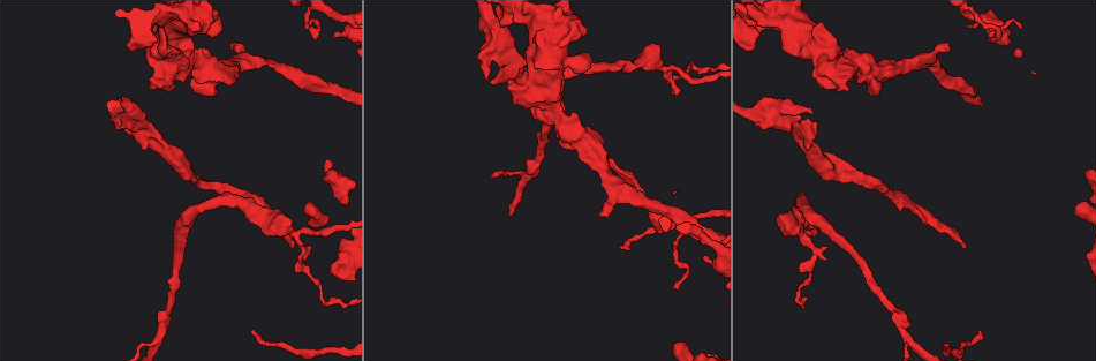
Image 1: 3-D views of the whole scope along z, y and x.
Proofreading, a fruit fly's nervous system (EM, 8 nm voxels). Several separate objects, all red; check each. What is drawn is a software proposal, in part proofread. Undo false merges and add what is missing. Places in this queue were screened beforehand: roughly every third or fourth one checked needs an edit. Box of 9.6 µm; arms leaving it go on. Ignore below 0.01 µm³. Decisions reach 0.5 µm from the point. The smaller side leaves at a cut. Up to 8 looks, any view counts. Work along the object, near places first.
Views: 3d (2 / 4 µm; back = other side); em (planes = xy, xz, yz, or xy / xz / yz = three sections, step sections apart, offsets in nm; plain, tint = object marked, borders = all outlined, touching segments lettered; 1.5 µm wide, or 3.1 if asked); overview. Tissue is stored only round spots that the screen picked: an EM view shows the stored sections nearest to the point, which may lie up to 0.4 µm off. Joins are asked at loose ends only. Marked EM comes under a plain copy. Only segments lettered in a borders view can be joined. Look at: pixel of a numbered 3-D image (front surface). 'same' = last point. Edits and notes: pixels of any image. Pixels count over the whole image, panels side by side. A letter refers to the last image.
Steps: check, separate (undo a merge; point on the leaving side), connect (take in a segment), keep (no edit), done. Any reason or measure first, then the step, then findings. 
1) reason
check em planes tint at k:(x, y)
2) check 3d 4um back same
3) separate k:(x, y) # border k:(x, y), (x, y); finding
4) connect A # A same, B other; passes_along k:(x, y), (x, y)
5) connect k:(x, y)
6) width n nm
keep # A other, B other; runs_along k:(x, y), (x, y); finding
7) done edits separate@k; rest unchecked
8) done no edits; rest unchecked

branch stops here
check em planes borders at 1:(979, 331)

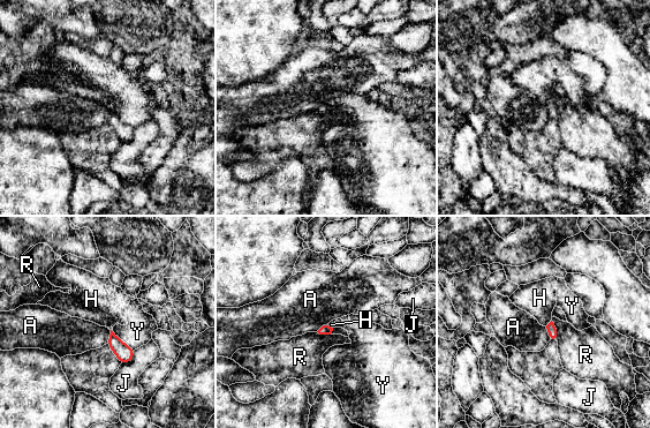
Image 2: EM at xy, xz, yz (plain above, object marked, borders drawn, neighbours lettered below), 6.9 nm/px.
keep # A other, H other, J other, R other, Y other; border 2:(551, 321), (545, 325); none of them fits

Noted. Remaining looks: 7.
branch stops here
check em xy step 4 tint at 1:(947, 49)

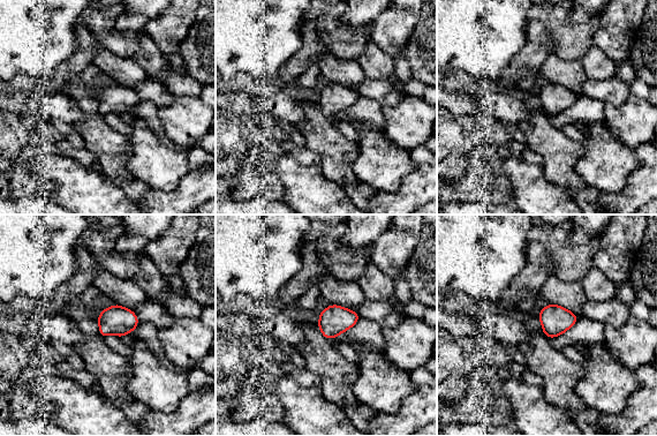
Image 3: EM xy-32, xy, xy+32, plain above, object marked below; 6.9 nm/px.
what lies round it
check em xy step 4 borders same

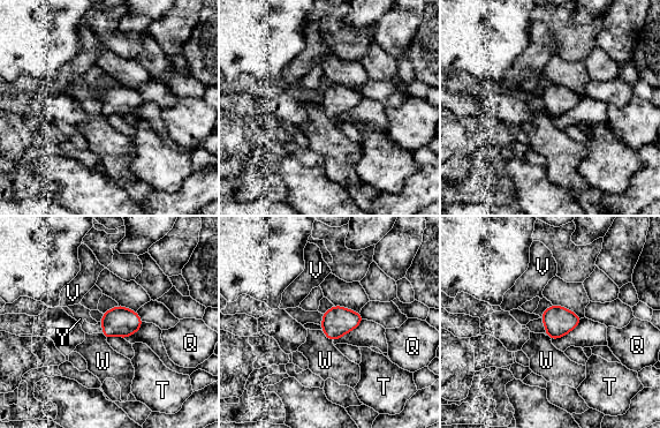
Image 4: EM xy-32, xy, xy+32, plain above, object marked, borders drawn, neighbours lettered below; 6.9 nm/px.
keep # Q other, T other, V other, W other, Y other; none of them fits

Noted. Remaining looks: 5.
branch stops here
check em planes tint at 1:(989, 31)

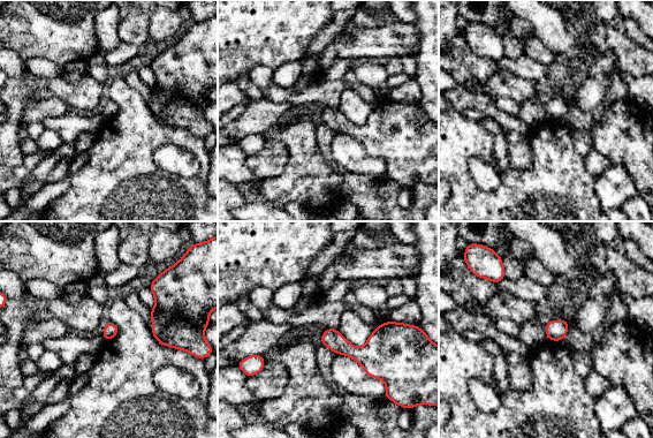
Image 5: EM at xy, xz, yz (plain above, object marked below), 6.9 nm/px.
check em planes borders same

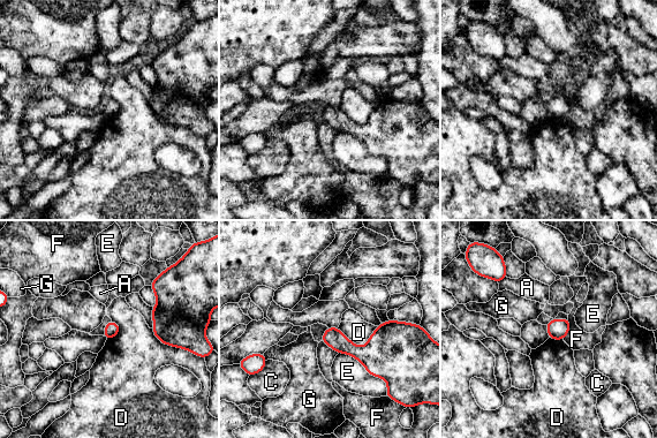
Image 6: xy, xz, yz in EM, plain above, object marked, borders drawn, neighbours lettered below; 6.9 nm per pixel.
longest_contact E 420 nm
keep # A other, C other, D other, E other, F other, G other; border 6:(378, 326), (362, 346), (337, 327); no lettered segment goes on from it

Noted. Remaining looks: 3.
calibre changes
check em xy step 8 tint at 1:(563, 61)

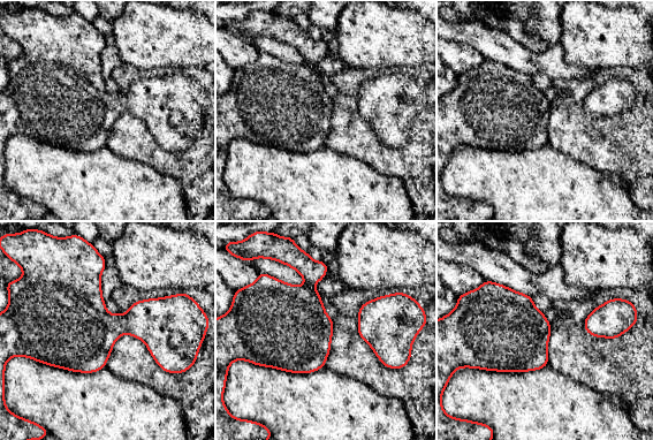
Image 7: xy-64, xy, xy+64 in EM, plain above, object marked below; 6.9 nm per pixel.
check em planes tint same

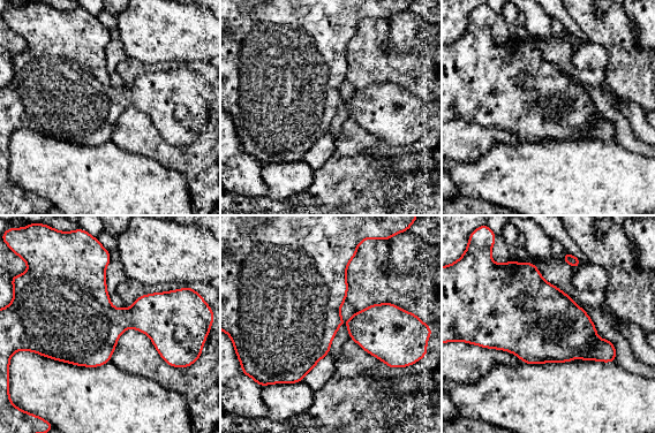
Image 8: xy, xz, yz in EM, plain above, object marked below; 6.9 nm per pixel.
check em planes borders same

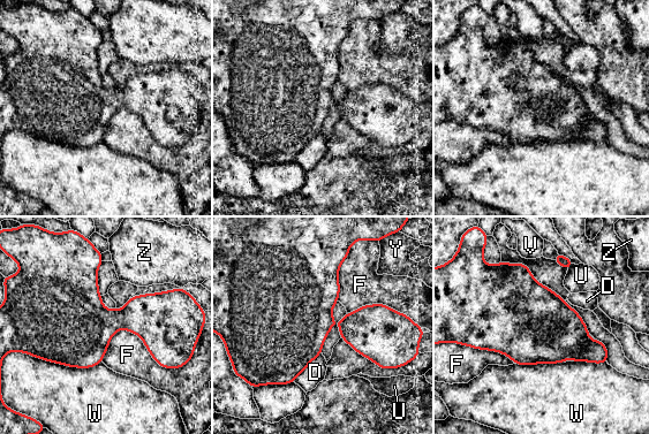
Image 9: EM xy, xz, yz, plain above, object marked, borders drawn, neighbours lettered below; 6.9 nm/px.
keep # D other, F other, U other, V other, W other, Y other, Z other; border 9:(102, 358), (128, 329), (168, 368); continuous, no second cell

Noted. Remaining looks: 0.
done no edits; rest unchecked

